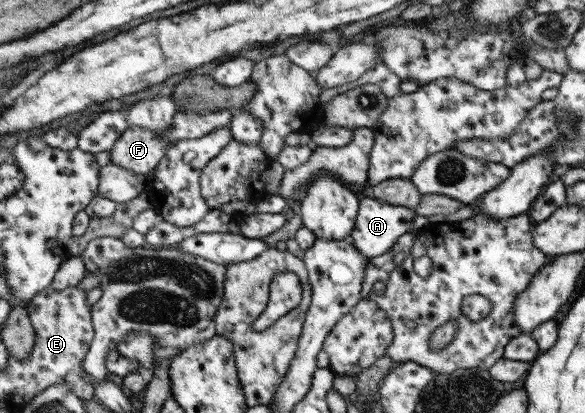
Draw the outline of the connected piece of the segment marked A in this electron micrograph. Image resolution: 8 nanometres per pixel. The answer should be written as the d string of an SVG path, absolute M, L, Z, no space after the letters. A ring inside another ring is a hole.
M364 198L358 201L357 216L353 230L347 239L351 240L355 247L365 259L373 259L386 253L397 242L397 238L407 232L417 232L422 229L428 220L425 216L419 216L408 208L388 205L380 200Z

